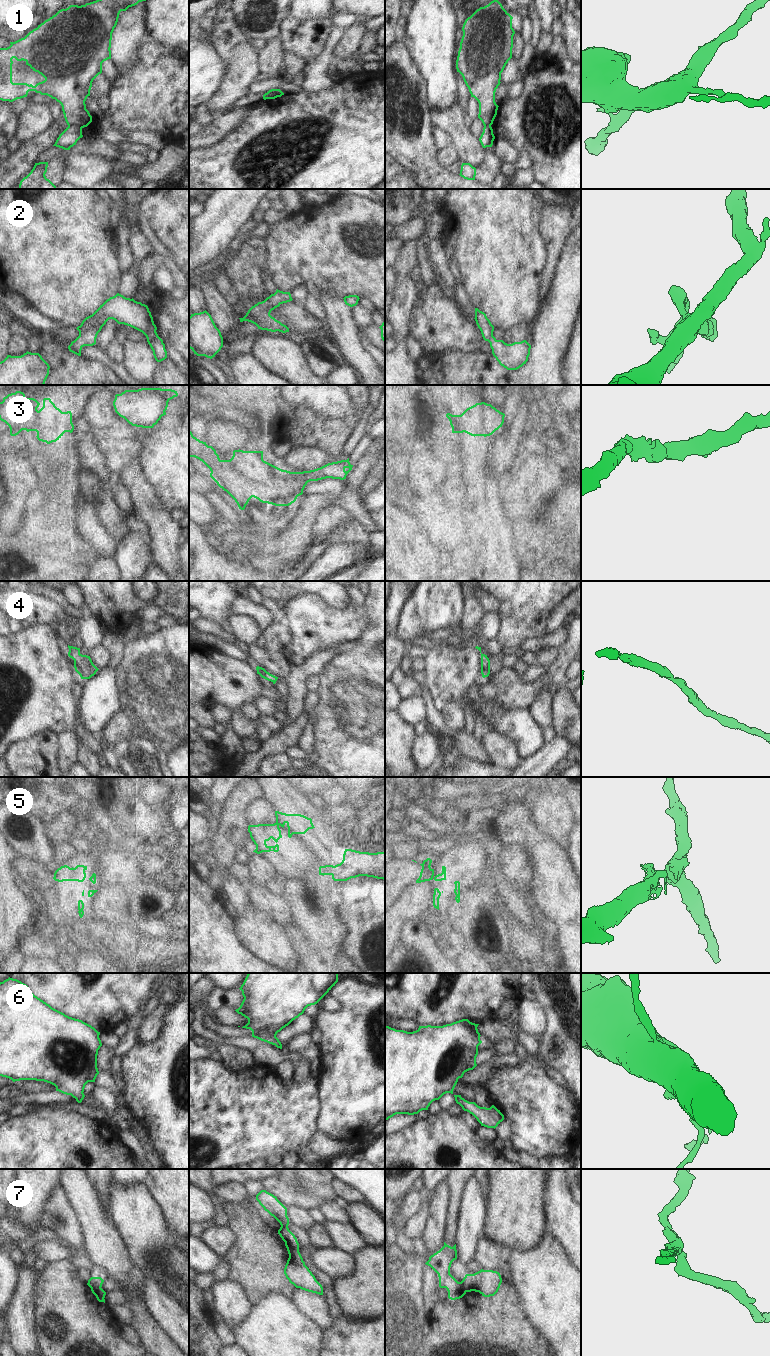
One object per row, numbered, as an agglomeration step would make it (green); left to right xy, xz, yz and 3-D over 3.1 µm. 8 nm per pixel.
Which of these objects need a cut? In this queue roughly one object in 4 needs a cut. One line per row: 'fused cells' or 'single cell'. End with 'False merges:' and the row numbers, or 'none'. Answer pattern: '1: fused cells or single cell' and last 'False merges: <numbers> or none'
1: fused cells
2: single cell
3: single cell
4: single cell
5: fused cells
6: single cell
7: fused cells
False merges: 1, 5, 7

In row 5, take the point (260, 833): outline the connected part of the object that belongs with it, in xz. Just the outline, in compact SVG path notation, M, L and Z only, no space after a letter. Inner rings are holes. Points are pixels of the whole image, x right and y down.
M278 823L249 825L248 832L250 833L252 841L256 845L256 849L253 852L260 854L262 852L279 851L278 844L275 846L268 846L266 844L271 838L276 843L281 838L281 830Z

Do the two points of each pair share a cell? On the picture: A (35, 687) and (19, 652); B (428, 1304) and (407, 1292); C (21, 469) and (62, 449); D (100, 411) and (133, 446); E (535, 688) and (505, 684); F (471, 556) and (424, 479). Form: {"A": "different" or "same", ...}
{"A": "same", "B": "different", "C": "different", "D": "same", "E": "same", "F": "different"}

